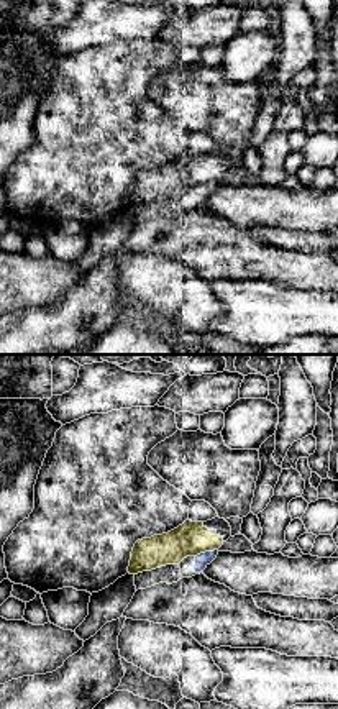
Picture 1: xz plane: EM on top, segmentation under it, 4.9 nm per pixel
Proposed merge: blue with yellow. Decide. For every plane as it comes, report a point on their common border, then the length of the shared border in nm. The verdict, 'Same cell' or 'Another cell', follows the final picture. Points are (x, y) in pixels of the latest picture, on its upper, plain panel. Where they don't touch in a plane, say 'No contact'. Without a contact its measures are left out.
Touches blue at (205, 184). Shared border 120 nm

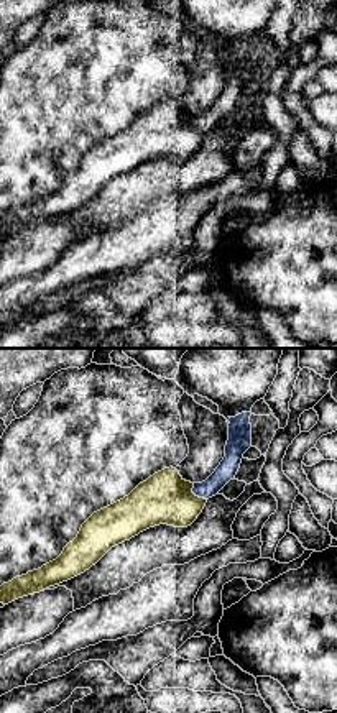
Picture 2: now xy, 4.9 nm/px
Touches blue at (196, 127). Shared border 110 nm

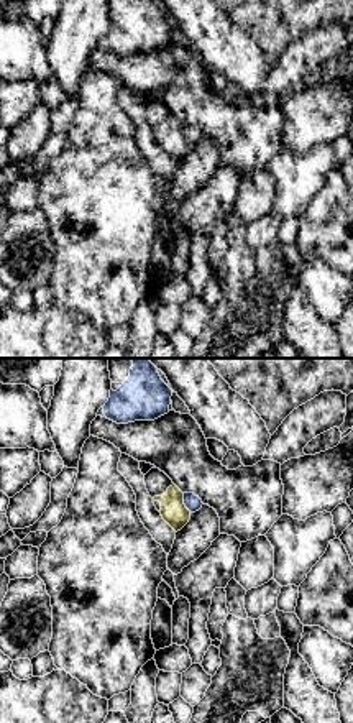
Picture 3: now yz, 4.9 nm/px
Touches blue at (184, 135). Shared border 100 nm

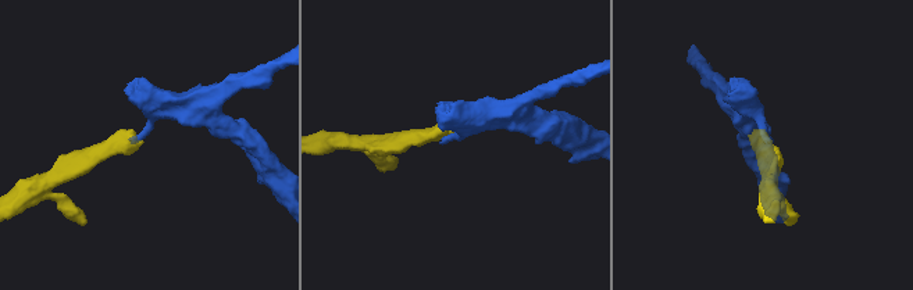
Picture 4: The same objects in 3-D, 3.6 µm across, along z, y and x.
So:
Another cell

